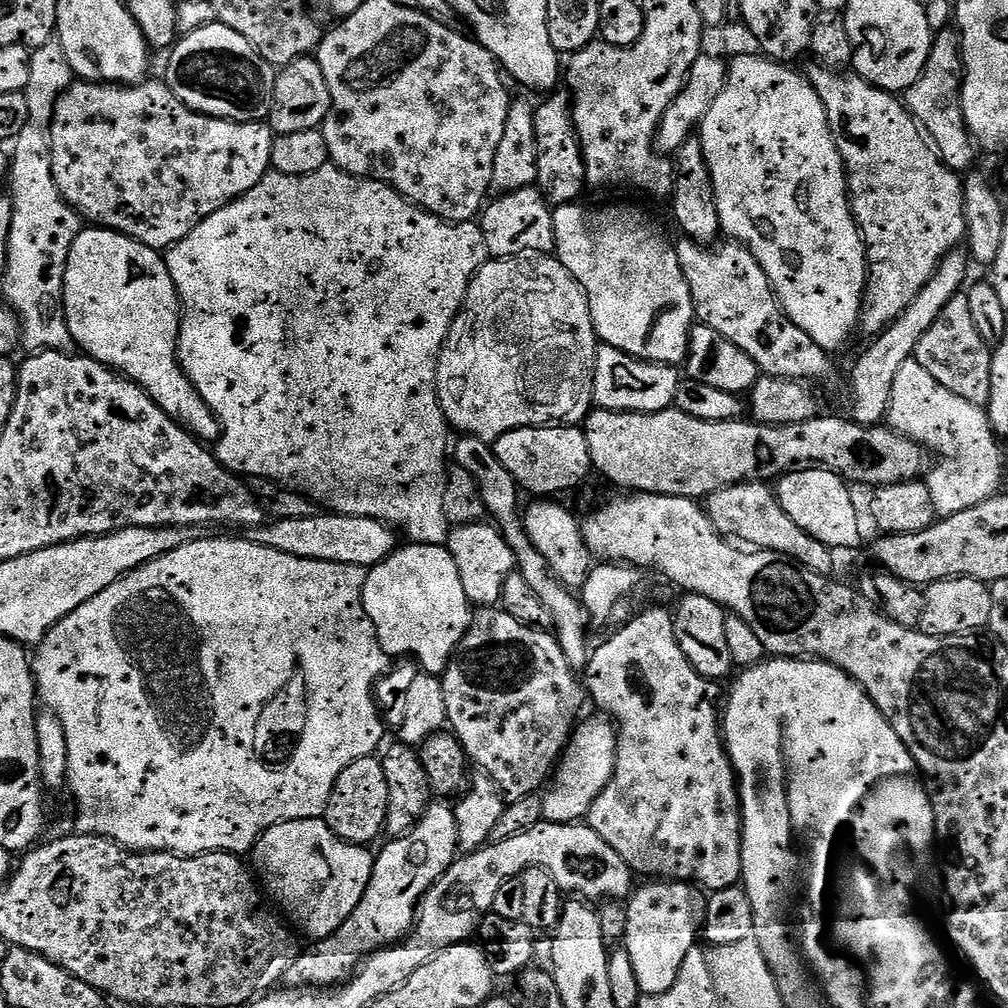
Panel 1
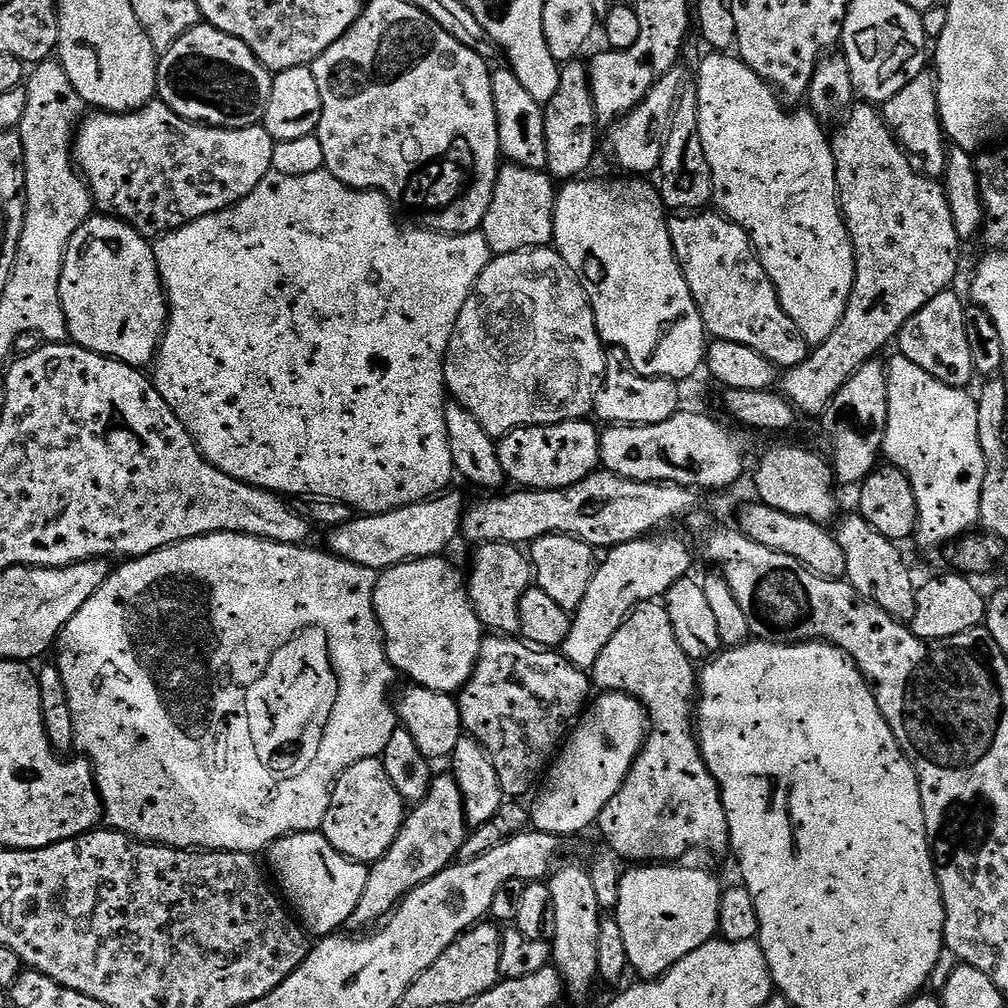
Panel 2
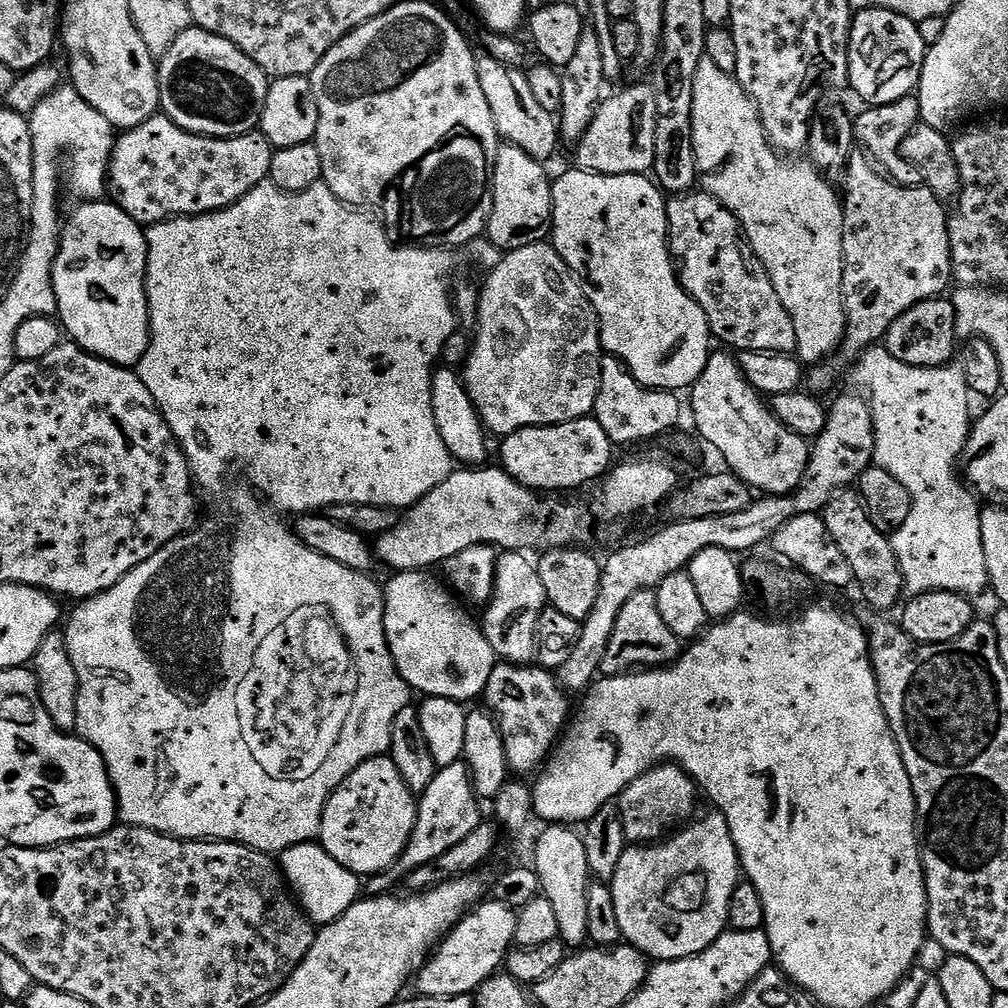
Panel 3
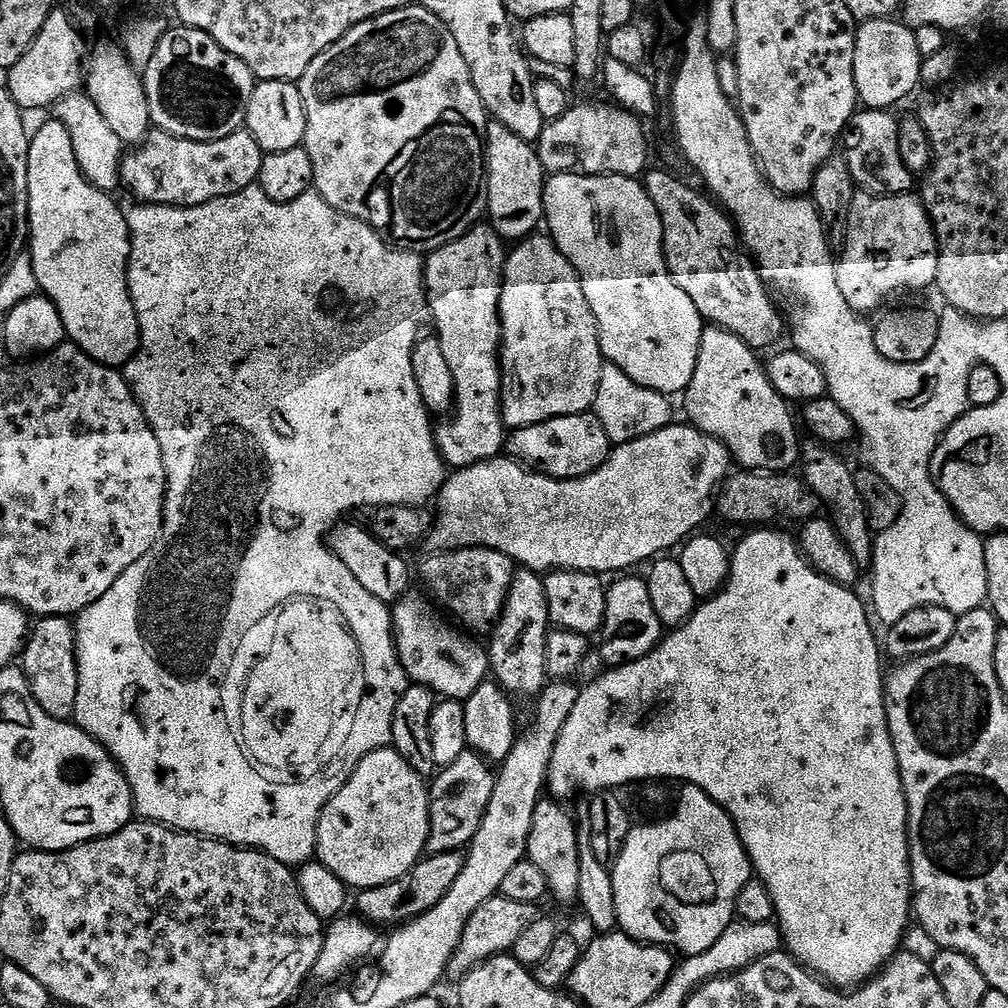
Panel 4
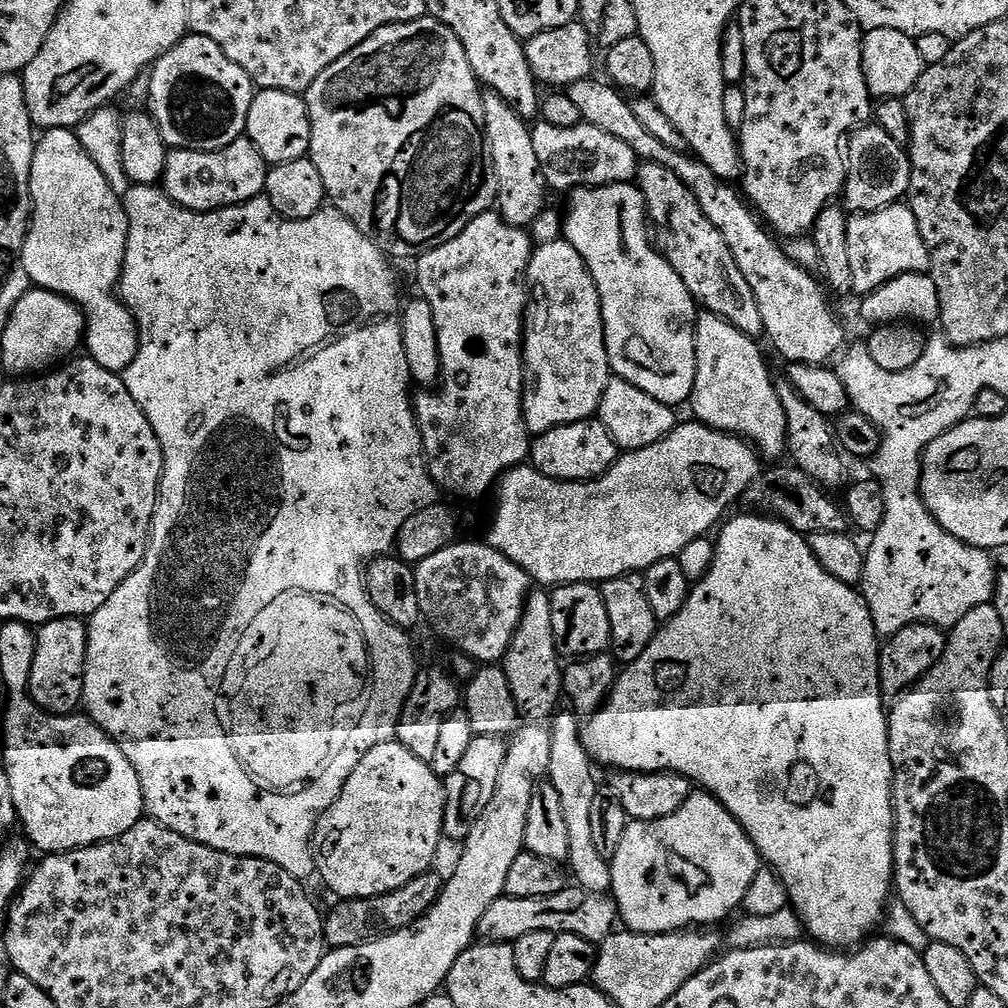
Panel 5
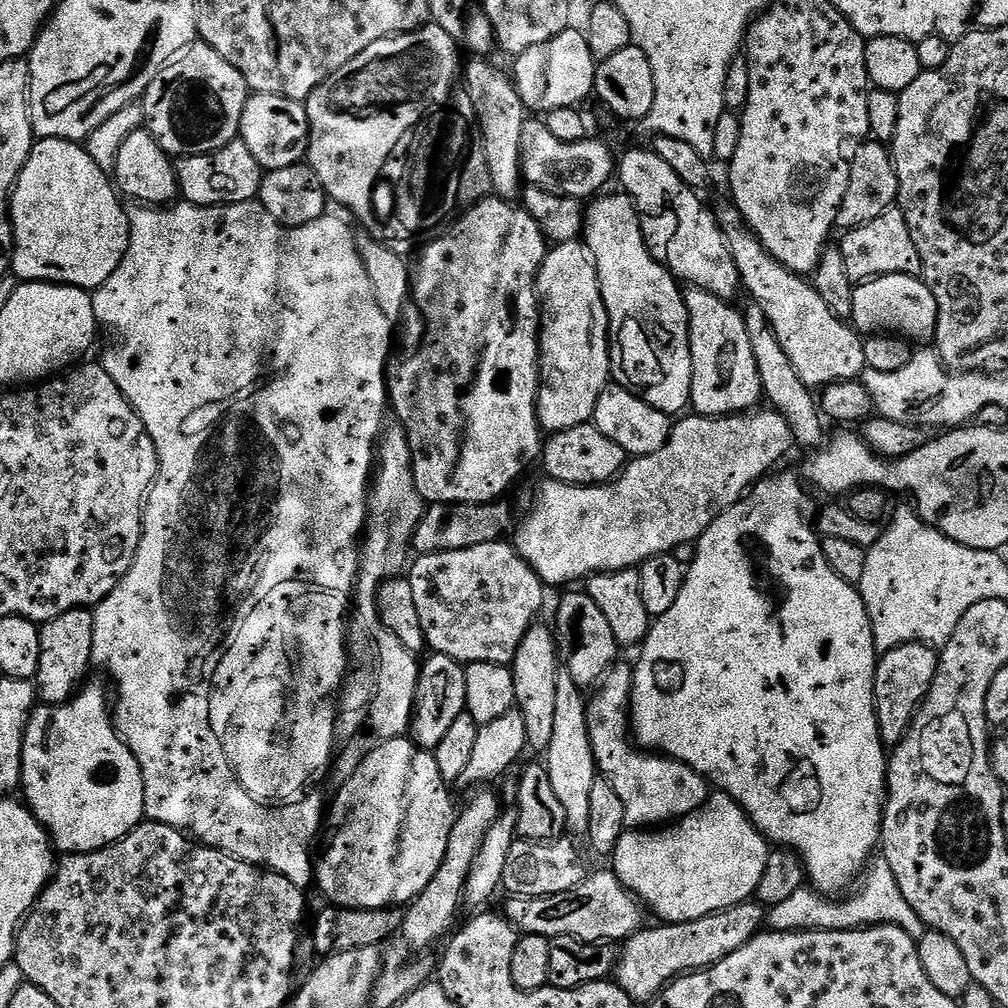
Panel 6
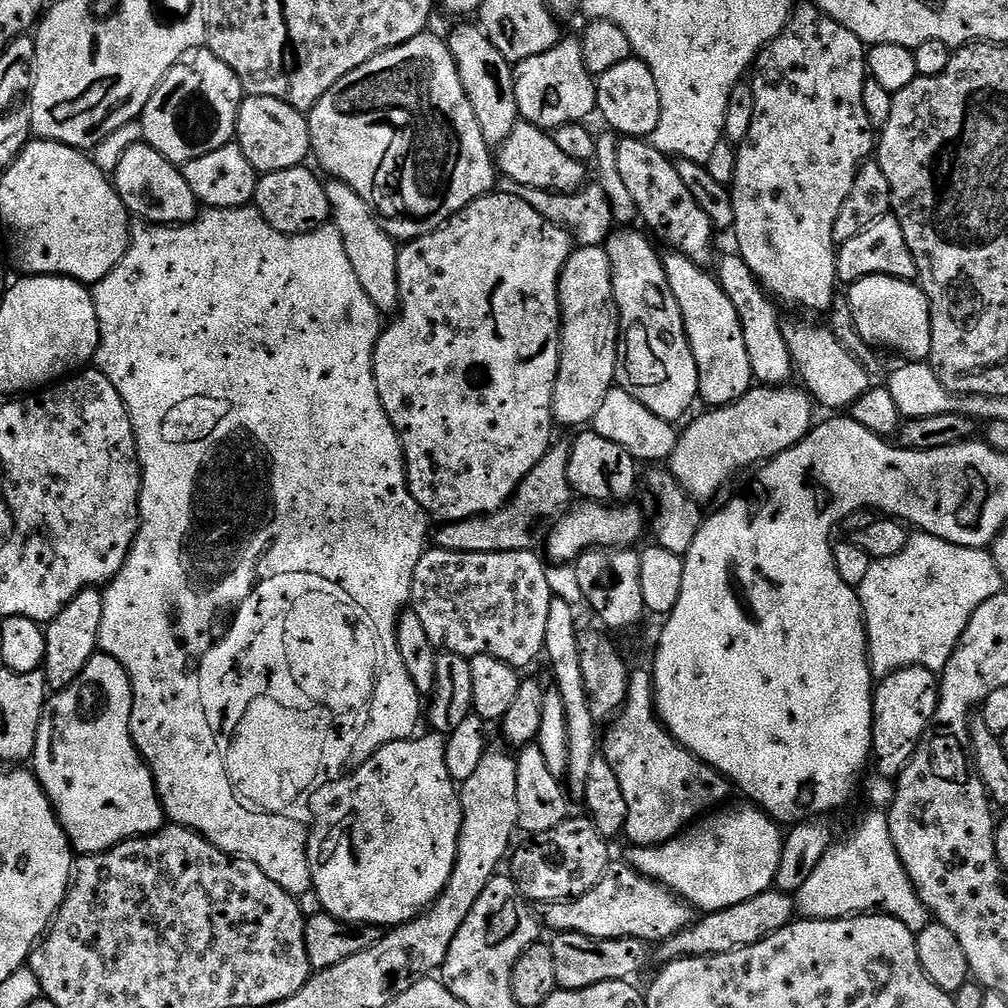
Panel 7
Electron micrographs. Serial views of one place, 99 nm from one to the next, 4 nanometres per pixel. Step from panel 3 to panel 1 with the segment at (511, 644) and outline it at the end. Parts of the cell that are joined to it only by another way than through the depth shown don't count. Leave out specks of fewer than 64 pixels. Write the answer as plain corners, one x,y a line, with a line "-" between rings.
477,522
453,527
448,533
448,552
458,562
458,574
462,578
462,590
466,590
466,598
473,606
496,606
500,604
502,586
506,586
506,578
517,571
514,550
504,541
500,529
492,522

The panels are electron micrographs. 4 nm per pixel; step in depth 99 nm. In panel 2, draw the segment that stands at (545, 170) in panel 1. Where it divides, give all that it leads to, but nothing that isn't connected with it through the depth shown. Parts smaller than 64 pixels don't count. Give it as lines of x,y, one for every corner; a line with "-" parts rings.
583,59
567,61
560,69
558,78
558,91
550,102
543,105
544,125
546,126
546,169
549,176
556,182
567,182
583,177
584,172
592,164
592,159
596,156
596,127
598,121
596,118
596,107
592,97
592,83
588,77
588,64

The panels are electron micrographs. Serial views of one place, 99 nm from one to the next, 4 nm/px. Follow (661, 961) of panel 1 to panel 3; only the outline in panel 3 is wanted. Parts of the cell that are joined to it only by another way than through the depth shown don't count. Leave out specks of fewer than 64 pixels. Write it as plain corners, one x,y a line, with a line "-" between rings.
708,810
701,820
693,819
688,827
680,830
685,832
669,835
663,842
625,847
610,883
623,939
652,962
681,960
713,944
729,927
730,898
742,880
740,856
732,841
730,826
721,812

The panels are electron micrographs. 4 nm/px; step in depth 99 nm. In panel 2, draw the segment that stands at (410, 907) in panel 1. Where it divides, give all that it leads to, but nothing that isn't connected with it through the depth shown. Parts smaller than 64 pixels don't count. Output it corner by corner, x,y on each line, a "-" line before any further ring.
450,774
437,775
424,801
405,815
400,833
394,838
394,846
368,868
366,890
362,890
362,898
350,921
351,927
368,930
383,921
408,892
434,878
434,874
459,857
465,835
464,803
458,782

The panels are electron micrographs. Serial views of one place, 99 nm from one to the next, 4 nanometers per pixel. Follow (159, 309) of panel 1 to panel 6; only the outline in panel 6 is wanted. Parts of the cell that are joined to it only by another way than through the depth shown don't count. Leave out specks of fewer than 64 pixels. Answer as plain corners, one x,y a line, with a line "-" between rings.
37,139
32,145
32,152
28,155
26,166
22,166
20,177
16,179
16,185
12,187
12,199
10,201
10,215
12,218
12,258
10,261
11,275
15,276
20,282
43,282
45,284
69,284
71,288
82,288
85,290
95,290
118,270
122,258
128,249
130,242
130,226
128,225
128,214
125,205
120,205
121,197
110,179
109,173
103,172
90,158
87,147
71,140
42,140

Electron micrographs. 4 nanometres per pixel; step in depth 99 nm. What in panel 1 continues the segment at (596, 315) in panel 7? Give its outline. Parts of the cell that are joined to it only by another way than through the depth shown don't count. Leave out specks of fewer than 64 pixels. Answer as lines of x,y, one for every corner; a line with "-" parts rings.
527,252
521,256
502,256
489,258
476,271
476,277
470,282
464,306
450,326
444,348
440,352
440,364
436,368
436,397
440,403
440,412
457,433
477,436
479,440
495,442
502,434
519,428
543,428
545,426
576,426
585,420
594,407
594,374
596,373
596,349
598,337
590,314
590,306
582,286
562,266
555,255
546,252

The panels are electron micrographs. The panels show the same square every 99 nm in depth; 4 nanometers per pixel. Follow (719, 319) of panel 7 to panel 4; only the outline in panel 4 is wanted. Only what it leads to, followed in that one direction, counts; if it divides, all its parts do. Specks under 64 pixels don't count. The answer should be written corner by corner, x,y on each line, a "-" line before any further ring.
705,327
698,366
684,404
693,428
724,443
741,469
787,473
802,456
802,440
796,437
796,420
789,401
770,382
757,353
725,328

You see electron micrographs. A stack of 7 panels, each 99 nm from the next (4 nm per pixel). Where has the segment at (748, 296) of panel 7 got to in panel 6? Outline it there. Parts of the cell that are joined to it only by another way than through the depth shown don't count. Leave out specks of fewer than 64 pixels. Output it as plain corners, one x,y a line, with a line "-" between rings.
749,303
747,307
743,309
744,325
746,334
750,334
750,350
754,350
754,366
758,366
758,378
764,391
763,399
769,400
772,403
769,405
778,414
782,414
782,418
786,418
792,431
792,439
799,447
801,444
807,450
819,449
826,440
825,421
813,389
808,388
802,378
798,378
798,370
794,370
786,350
782,350
782,342
778,342
766,314
762,314
762,306

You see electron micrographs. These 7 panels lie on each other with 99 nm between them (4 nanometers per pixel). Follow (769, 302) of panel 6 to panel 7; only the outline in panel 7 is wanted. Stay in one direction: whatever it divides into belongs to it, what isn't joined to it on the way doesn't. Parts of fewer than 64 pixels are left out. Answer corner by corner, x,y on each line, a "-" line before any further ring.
784,324
784,337
786,338
786,346
790,346
790,358
792,359
792,367
795,375
800,376
799,383
803,385
809,396
817,405
820,404
824,408
844,408
851,409
854,402
858,402
858,398
862,398
862,394
866,394
868,388
873,387
874,380
867,369
860,364
858,358
846,350
842,343
838,342
838,338
831,333
828,326
820,324

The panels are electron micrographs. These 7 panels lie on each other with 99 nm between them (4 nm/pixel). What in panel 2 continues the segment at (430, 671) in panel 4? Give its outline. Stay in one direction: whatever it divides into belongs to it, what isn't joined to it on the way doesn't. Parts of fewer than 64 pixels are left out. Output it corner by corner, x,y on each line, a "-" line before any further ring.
443,555
427,556
421,560
408,560
379,573
374,590
374,610
384,632
384,650
388,660
401,677
409,676
413,685
447,692
459,693
472,676
480,657
480,646
486,639
486,629
468,597
465,573
459,572

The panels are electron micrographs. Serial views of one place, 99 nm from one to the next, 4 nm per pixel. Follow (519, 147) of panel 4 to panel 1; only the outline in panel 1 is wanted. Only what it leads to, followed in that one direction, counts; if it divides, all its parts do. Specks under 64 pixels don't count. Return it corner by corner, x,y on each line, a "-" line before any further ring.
533,186
514,190
495,198
497,200
493,199
478,217
482,238
486,238
489,257
521,256
527,252
555,253
556,239
552,221
554,208
541,194
539,188

